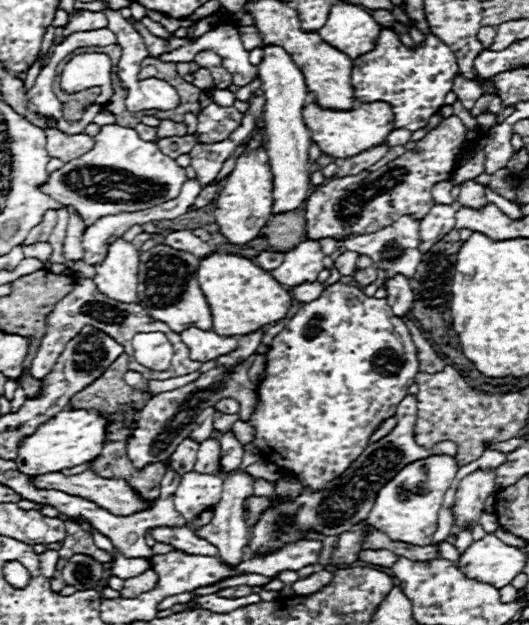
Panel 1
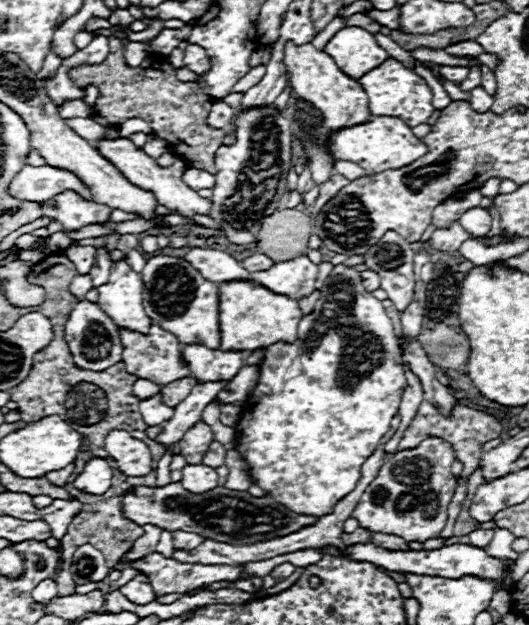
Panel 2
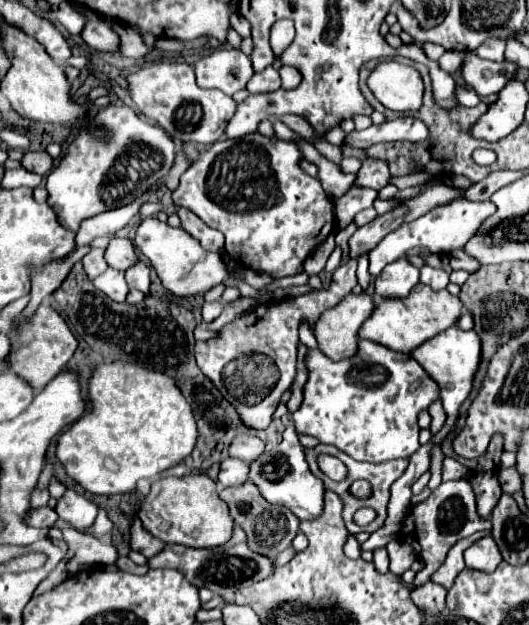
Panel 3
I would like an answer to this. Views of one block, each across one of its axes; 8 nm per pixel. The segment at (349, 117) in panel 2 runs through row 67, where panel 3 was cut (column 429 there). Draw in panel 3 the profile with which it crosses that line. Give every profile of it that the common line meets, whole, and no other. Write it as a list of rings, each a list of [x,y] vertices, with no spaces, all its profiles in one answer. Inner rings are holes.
[[[416,284],[406,298],[378,298],[370,318],[360,326],[358,336],[380,342],[390,350],[412,352],[416,346],[436,336],[438,332],[456,324],[462,310],[462,302],[448,290],[432,290],[430,286]]]

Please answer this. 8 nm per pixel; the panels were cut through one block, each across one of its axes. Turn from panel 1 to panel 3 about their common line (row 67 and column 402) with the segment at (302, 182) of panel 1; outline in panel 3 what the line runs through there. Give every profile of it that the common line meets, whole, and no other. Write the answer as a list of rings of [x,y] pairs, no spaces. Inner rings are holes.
[[[406,258],[388,264],[376,278],[376,296],[404,298],[420,282],[420,270]]]

